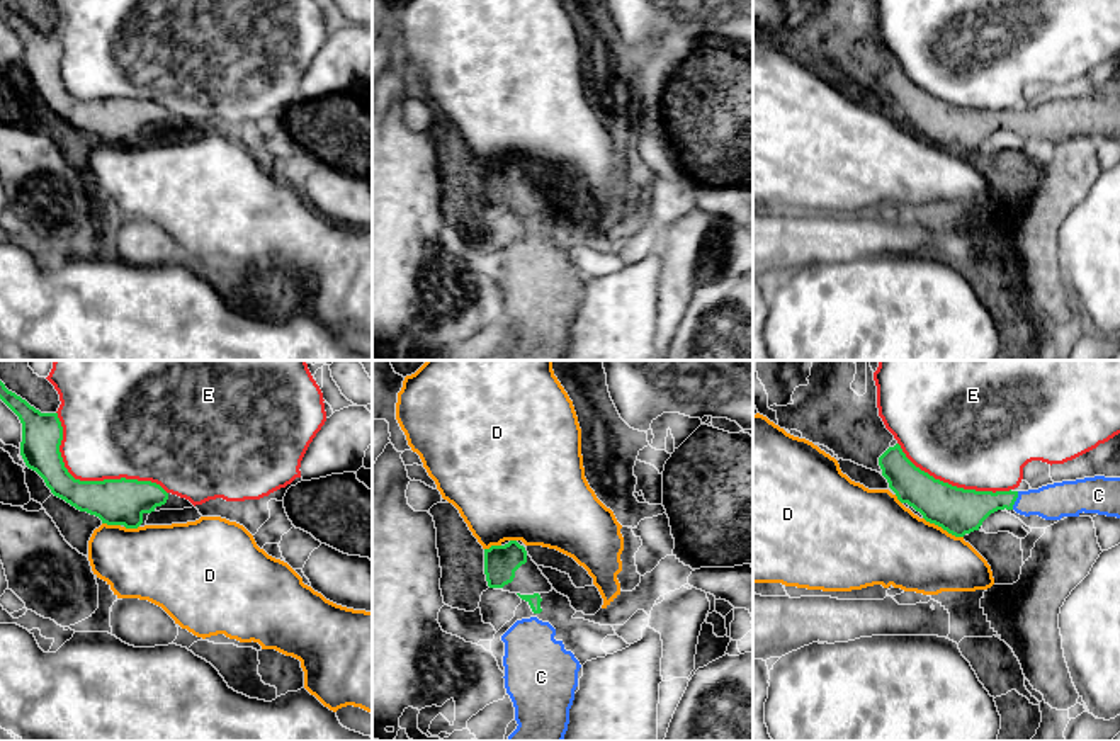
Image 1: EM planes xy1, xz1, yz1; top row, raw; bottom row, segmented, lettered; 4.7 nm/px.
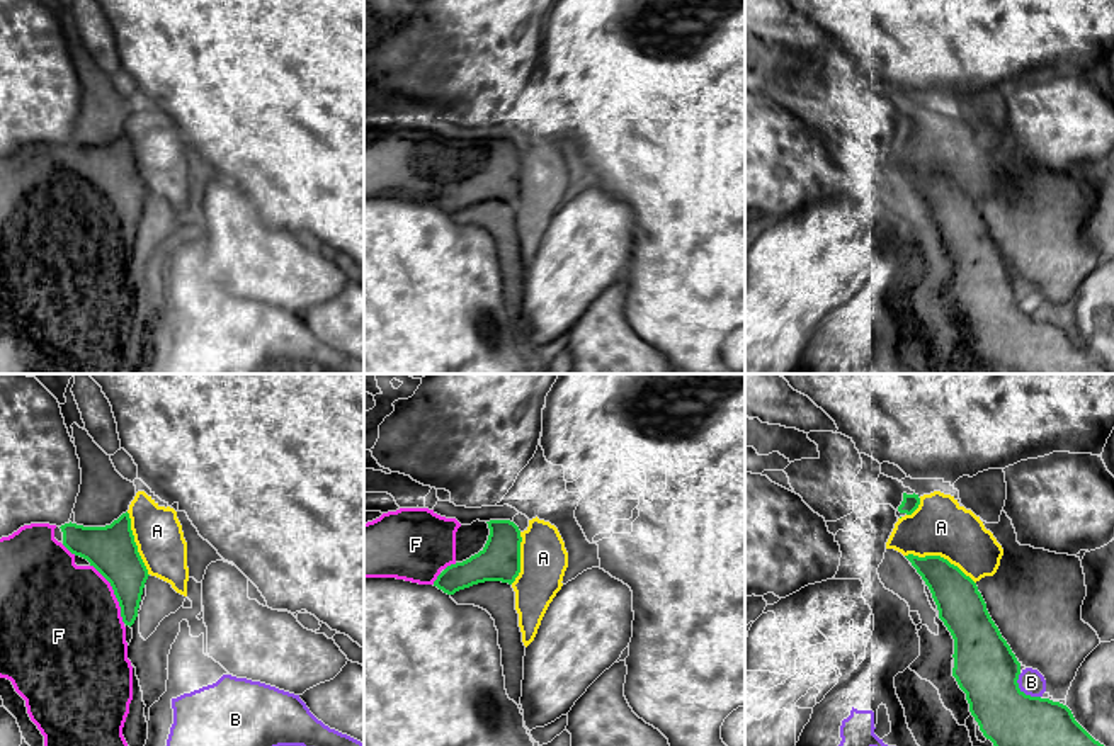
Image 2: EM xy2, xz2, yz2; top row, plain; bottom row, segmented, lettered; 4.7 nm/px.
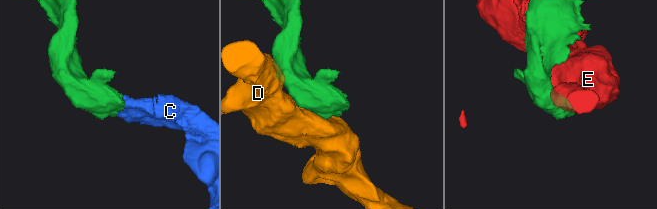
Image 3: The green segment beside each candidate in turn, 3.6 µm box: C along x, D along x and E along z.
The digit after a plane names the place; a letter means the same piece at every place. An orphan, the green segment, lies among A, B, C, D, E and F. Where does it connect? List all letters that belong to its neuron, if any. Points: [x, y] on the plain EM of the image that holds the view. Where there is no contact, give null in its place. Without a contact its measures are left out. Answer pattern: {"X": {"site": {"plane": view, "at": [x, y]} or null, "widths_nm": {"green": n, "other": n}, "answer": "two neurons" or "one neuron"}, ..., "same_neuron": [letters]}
{"A": {"site": {"plane": "yz2", "at": [939, 175]}, "widths_nm": {"green": 220, "other": 280}, "answer": "two neurons"}, "B": {"site": {"plane": "yz2", "at": [1023, 311]}, "widths_nm": {"green": 400, "other": 120}, "answer": "two neurons"}, "C": {"site": {"plane": "yz1", "at": [1015, 119]}, "widths_nm": {"green": 200, "other": 170}, "answer": "one neuron"}, "D": {"site": {"plane": "yz1", "at": [944, 148]}, "widths_nm": {"green": 220, "other": 360}, "answer": "two neurons"}, "E": {"site": {"plane": "xy1", "at": [89, 101]}, "widths_nm": {"green": 220, "other": 440}, "answer": "two neurons"}, "F": {"site": {"plane": "xy2", "at": [114, 213]}, "widths_nm": {"green": 240, "other": 500}, "answer": "one neuron"}, "same_neuron": ["C", "F"]}

